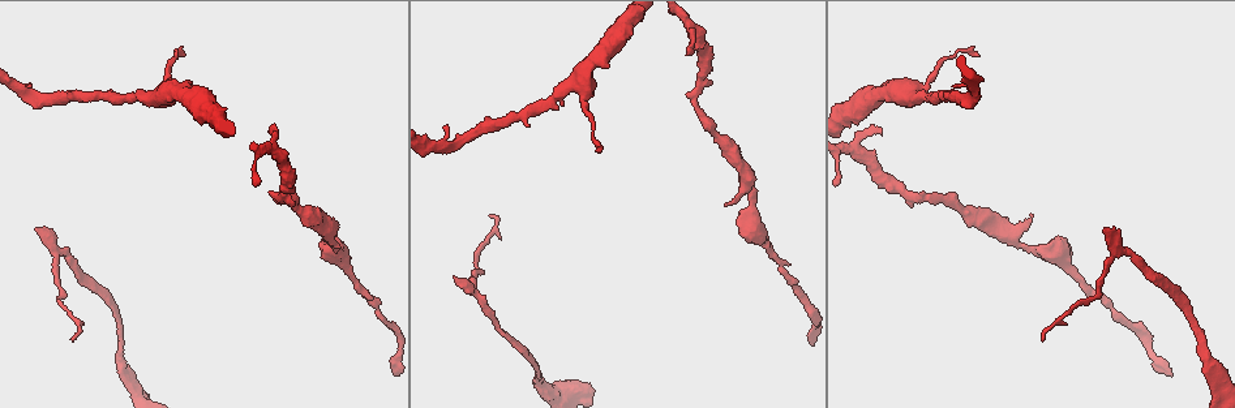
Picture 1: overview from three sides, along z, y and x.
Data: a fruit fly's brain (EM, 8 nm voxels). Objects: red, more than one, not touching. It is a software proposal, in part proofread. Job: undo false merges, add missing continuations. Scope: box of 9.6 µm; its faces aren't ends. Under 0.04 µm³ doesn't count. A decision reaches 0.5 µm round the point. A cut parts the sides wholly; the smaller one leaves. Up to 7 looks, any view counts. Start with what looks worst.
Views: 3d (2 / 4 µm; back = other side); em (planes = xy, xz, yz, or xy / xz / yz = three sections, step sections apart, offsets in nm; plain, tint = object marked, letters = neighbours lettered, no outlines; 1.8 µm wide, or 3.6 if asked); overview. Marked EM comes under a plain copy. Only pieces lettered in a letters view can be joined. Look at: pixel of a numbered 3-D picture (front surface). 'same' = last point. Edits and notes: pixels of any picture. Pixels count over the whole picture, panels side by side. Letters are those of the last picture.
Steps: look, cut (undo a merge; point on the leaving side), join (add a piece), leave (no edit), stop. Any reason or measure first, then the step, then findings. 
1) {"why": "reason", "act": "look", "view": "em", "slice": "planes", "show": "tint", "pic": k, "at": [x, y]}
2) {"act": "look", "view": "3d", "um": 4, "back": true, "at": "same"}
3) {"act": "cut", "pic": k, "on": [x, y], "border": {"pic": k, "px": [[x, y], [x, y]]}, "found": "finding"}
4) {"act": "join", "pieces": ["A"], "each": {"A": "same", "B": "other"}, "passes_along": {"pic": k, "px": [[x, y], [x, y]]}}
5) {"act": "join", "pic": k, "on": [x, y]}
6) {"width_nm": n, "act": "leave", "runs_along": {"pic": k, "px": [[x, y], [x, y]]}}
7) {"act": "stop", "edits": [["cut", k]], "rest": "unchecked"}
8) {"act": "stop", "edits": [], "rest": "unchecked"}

{"why": "long arm stops here", "act": "look", "view": "em", "slice": "planes", "show": "letters", "pic": 1, "at": [1042, 340]}

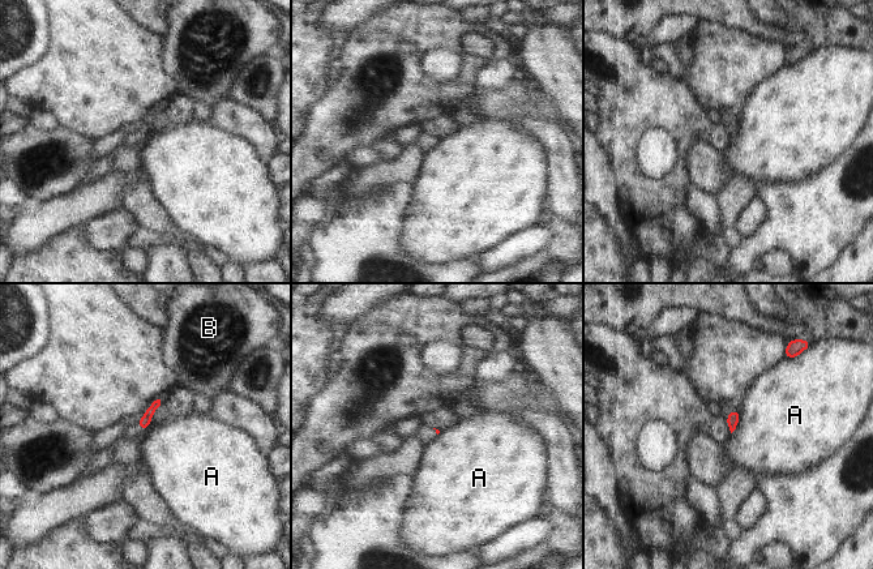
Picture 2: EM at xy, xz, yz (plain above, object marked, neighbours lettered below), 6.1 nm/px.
{"act": "leave", "each": {"A": "other", "B": "other"}, "border": {"pic": 2, "px": [[740, 413], [737, 427], [731, 433]]}, "found": "no lettered piece goes on from it"}

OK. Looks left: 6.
{"why": "an open end", "act": "look", "view": "3d", "um": 4, "pic": 1, "at": [34, 229]}

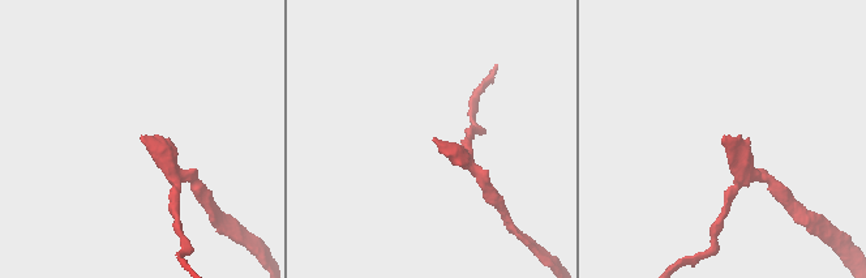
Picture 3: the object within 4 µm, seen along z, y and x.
{"act": "look", "view": "em", "slice": "planes", "show": "letters", "pic": 3, "at": [434, 137]}

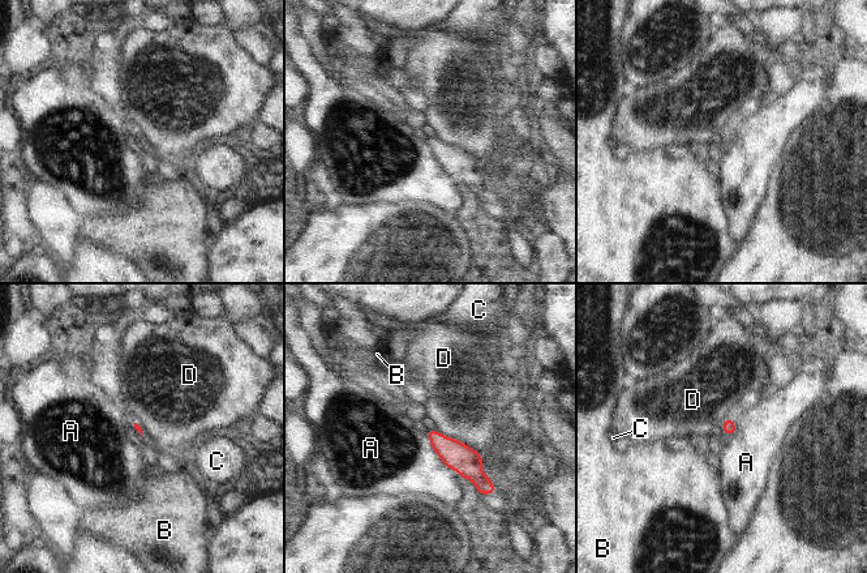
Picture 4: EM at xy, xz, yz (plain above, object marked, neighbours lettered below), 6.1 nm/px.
{"act": "leave", "each": {"A": "other", "B": "other", "C": "other", "D": "other"}, "found": "none of them fits"}

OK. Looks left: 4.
{"why": "branch stops here", "act": "look", "view": "em", "slice": "yz", "step": 4, "show": "tint", "pic": 1, "at": [29, 88]}

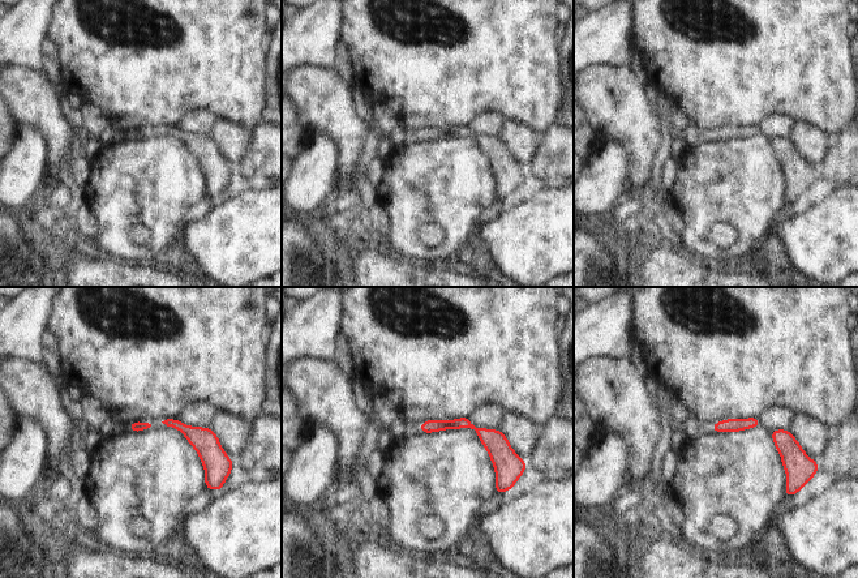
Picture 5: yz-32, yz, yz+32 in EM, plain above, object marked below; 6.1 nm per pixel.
{"why": "see the neighbours", "act": "look", "view": "em", "slice": "yz", "step": 4, "show": "letters", "at": "same"}

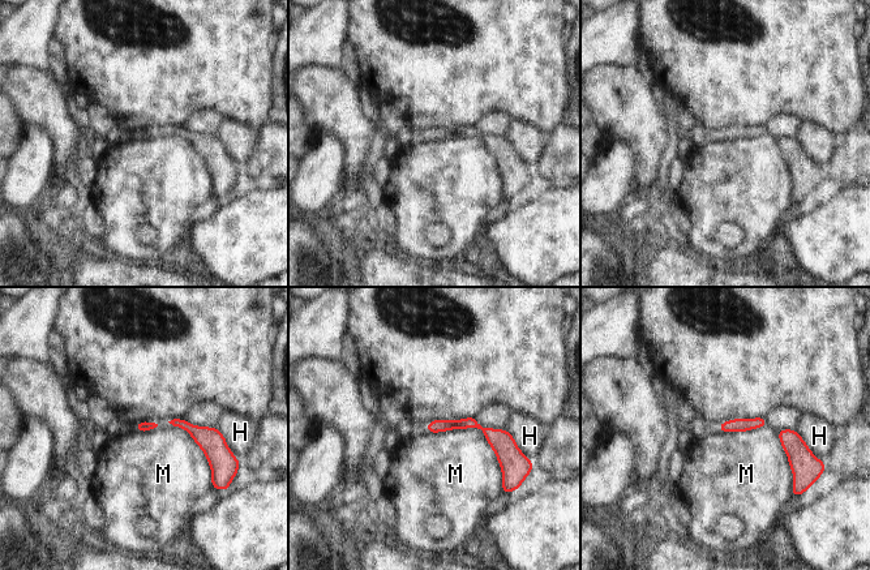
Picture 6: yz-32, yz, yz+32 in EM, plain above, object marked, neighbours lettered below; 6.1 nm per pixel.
{"longest_contact_nm": ["M", 650], "act": "leave", "each": {"H": "other", "M": "other"}, "found": "no lettered piece goes on from it"}

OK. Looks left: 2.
{"act": "stop", "edits": [], "rest": "unchecked"}

